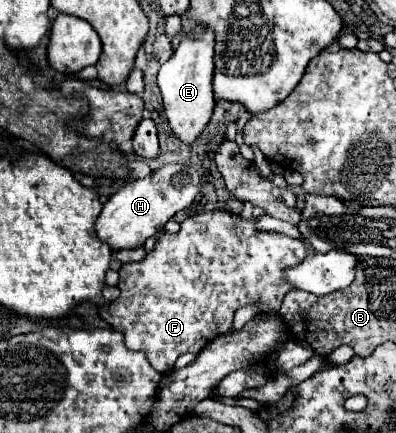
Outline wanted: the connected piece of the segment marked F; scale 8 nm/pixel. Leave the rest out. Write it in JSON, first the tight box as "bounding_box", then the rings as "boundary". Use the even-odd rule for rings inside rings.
{"bounding_box":[99,210,307,374],"boundary":[[[211,210],[189,216],[183,220],[177,234],[165,232],[157,242],[157,248],[145,256],[143,262],[123,264],[119,270],[121,290],[119,298],[99,310],[101,318],[115,330],[125,334],[125,344],[131,350],[141,350],[151,366],[165,374],[171,372],[175,360],[185,354],[199,354],[207,342],[221,334],[227,334],[233,324],[233,314],[241,306],[257,304],[259,314],[279,314],[283,296],[291,290],[285,280],[285,270],[301,264],[307,258],[305,240],[295,240],[277,232],[259,232],[253,220],[243,220],[237,214],[229,216],[229,210]]]}

